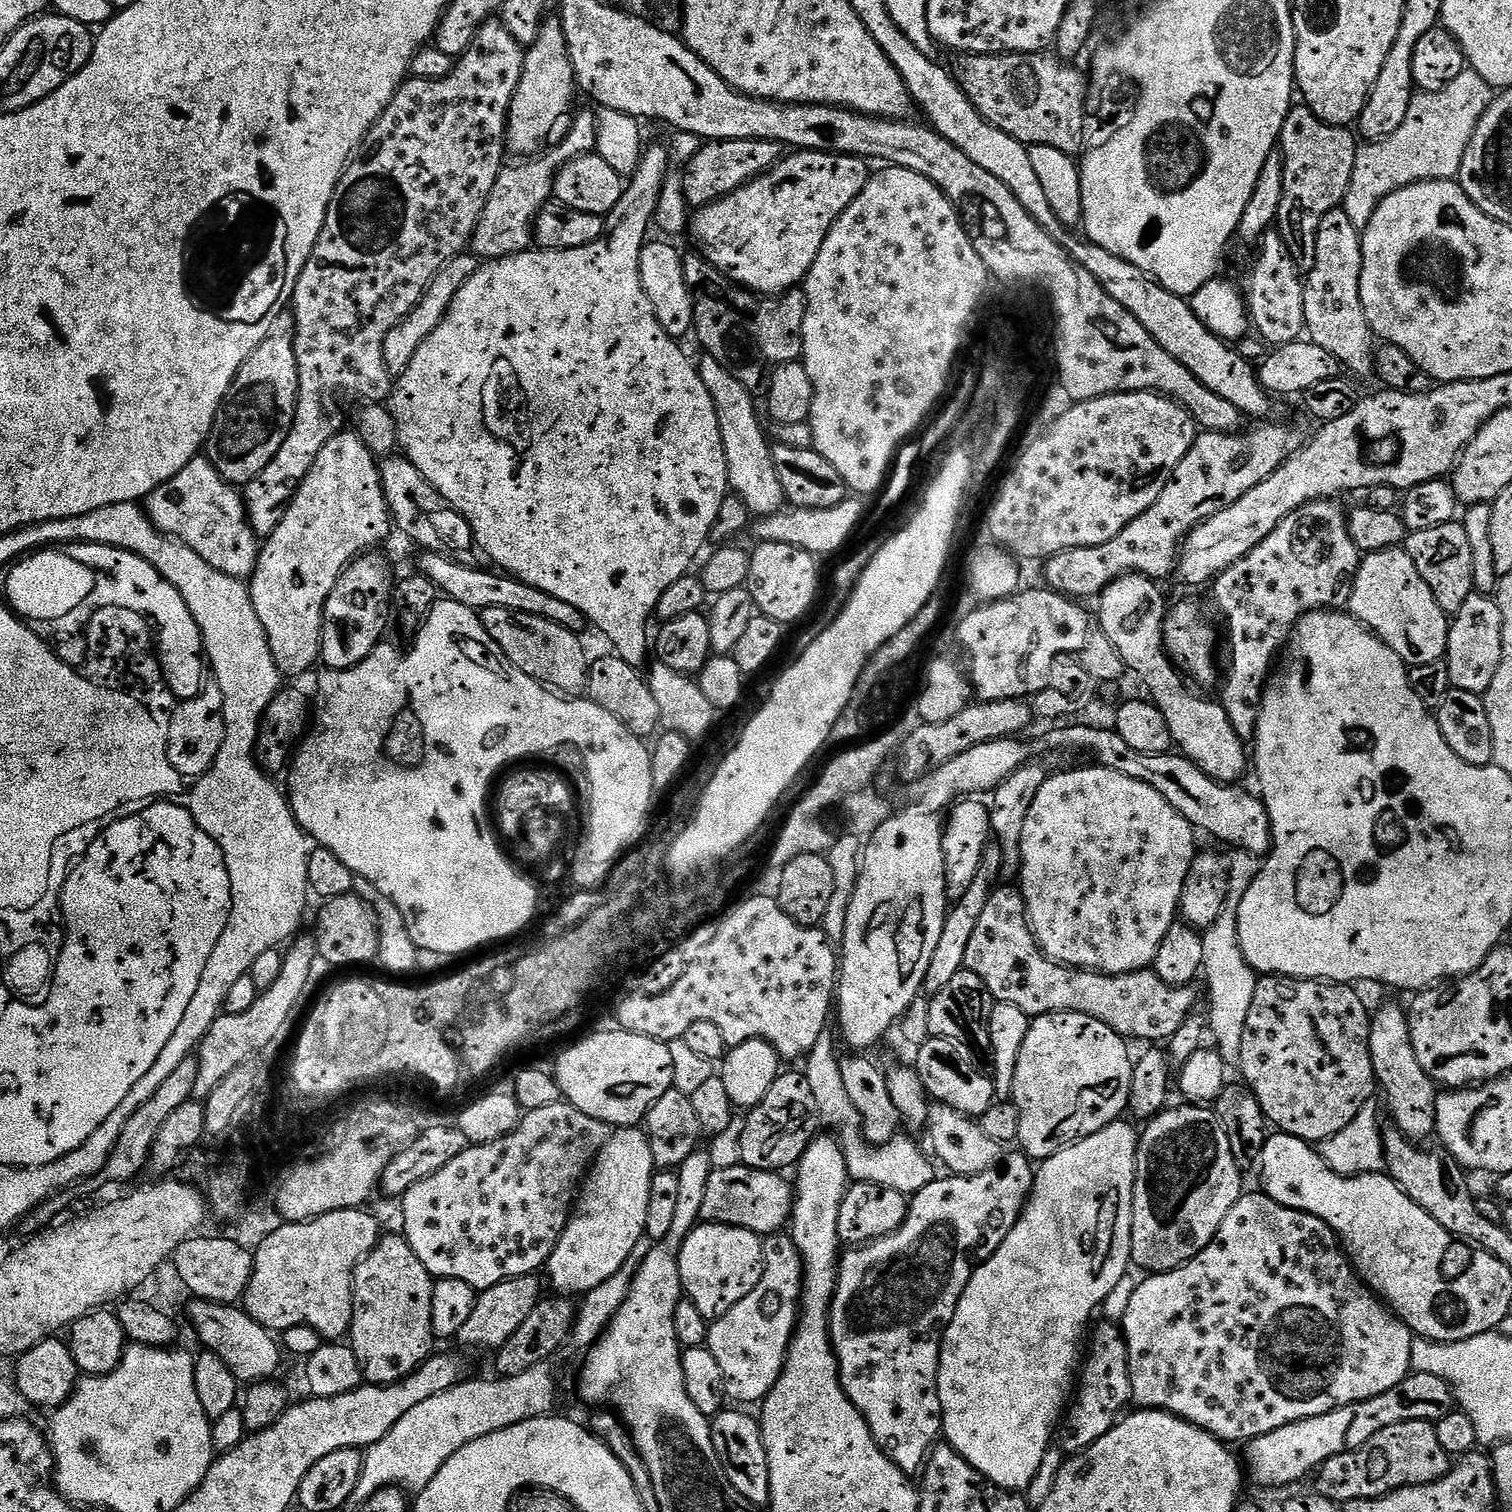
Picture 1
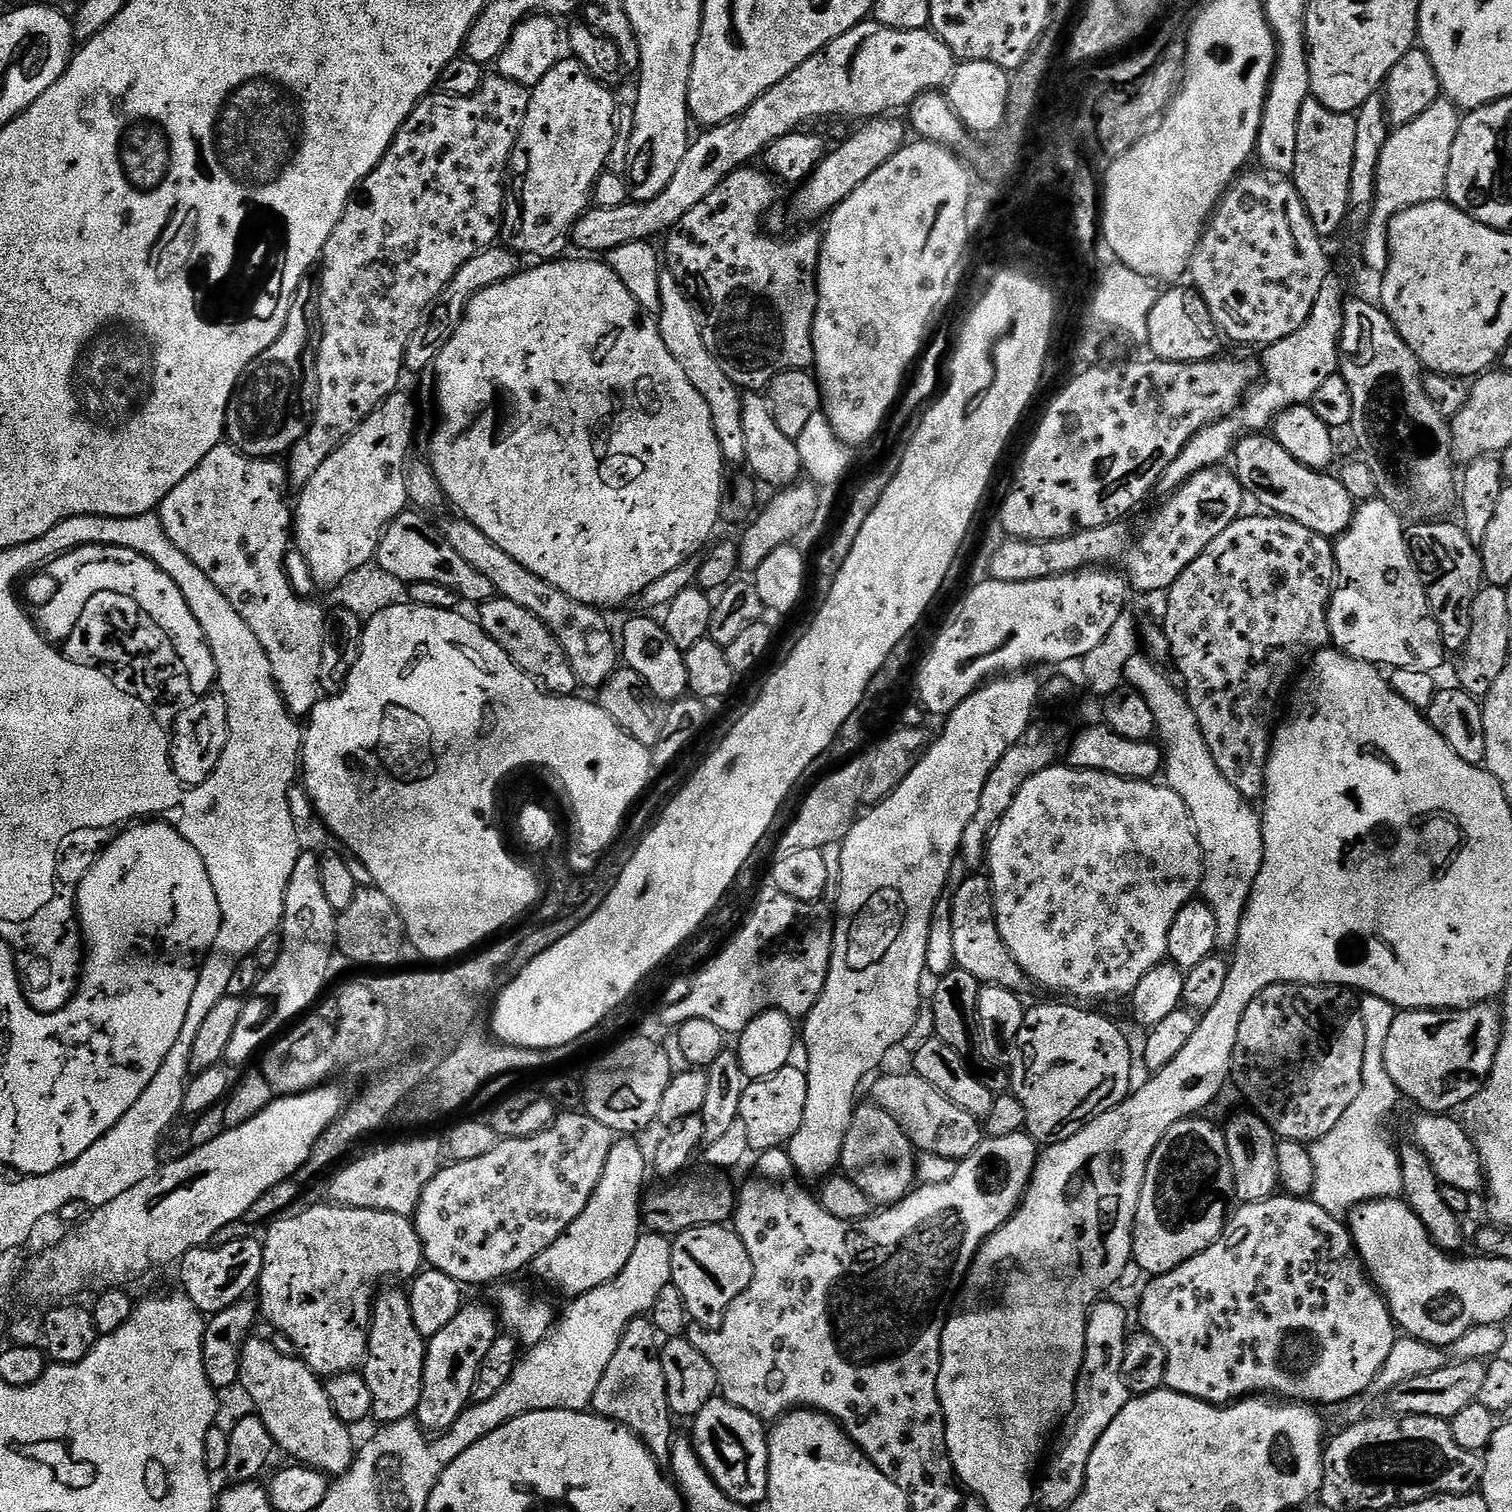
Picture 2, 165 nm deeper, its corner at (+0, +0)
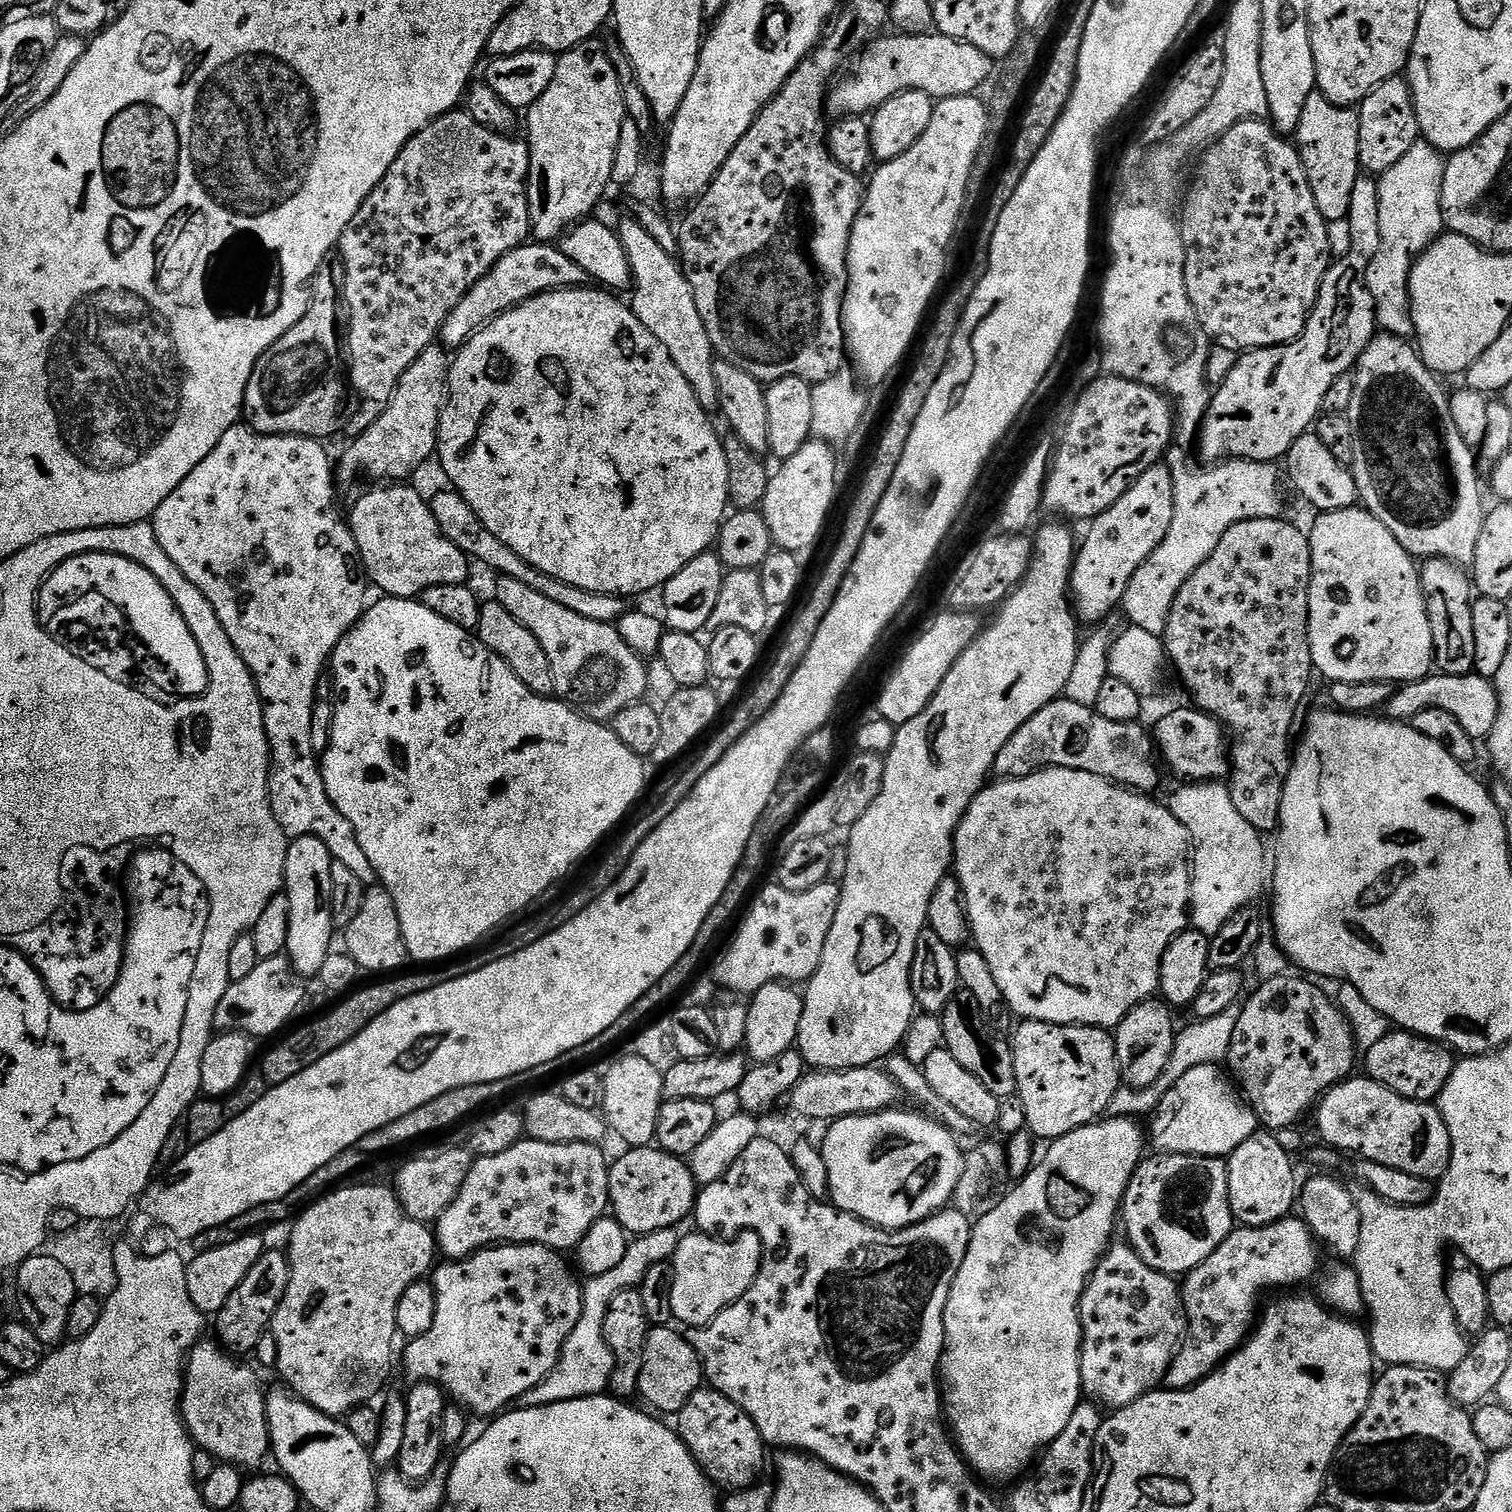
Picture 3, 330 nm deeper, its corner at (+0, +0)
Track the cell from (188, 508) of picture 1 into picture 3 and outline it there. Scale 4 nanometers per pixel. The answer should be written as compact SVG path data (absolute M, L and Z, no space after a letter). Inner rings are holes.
M238 422L230 430L226 430L218 446L214 446L214 450L210 450L210 454L206 454L206 458L202 458L202 462L198 462L194 470L190 470L190 474L180 483L178 490L174 490L174 494L170 494L170 498L166 498L162 506L158 506L156 513L150 517L150 522L154 526L154 534L158 542L162 542L162 550L166 550L166 555L170 557L170 562L174 562L174 566L178 566L178 570L182 570L182 574L186 574L186 578L190 578L190 582L194 582L194 586L198 586L198 590L206 594L210 606L214 606L214 614L218 614L218 622L222 622L226 634L230 634L230 642L234 642L234 650L238 650L242 662L246 662L254 678L260 701L264 704L264 725L268 735L268 745L272 751L272 765L268 767L268 797L278 826L282 826L284 835L289 838L313 836L321 840L326 850L330 850L332 859L342 862L342 866L351 870L357 876L358 882L362 882L368 888L377 883L374 866L370 866L370 858L366 858L362 846L358 846L354 826L350 826L350 822L342 818L334 802L330 802L320 773L320 760L312 753L310 746L310 722L316 689L321 687L320 675L323 672L325 675L332 658L332 651L336 648L332 645L332 640L328 640L328 632L332 632L332 628L328 628L328 592L332 592L332 588L360 588L360 583L366 579L364 563L360 560L360 551L354 534L342 512L340 516L339 510L336 509L337 481L334 479L334 460L328 457L328 452L324 447L321 441L311 440L308 436L263 436L261 432L255 432L254 429L248 427L247 423Z

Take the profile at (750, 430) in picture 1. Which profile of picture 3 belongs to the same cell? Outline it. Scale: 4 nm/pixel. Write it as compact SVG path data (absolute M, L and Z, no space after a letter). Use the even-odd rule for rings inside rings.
M626 218L618 224L618 231L626 258L630 258L630 307L633 314L646 330L650 330L650 334L654 334L654 338L658 338L658 342L662 342L662 346L666 346L666 354L674 358L674 366L682 370L682 378L690 382L701 406L709 414L715 413L720 406L718 382L714 378L717 357L712 351L710 334L706 334L702 314L698 314L698 302L694 302L694 290L690 290L683 267L675 255L666 253L633 218Z

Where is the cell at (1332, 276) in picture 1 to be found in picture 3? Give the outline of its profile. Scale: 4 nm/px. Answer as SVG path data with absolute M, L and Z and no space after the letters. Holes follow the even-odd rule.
M1381 331L1372 337L1372 341L1362 350L1360 361L1357 362L1354 375L1354 398L1350 398L1347 416L1350 418L1350 426L1354 426L1354 458L1350 465L1352 477L1356 483L1356 494L1359 503L1398 538L1398 542L1413 558L1435 558L1437 560L1453 560L1455 564L1461 566L1471 565L1474 558L1474 550L1478 550L1478 534L1482 534L1486 507L1484 508L1484 496L1480 493L1481 469L1478 467L1477 453L1468 445L1466 438L1458 434L1458 426L1454 426L1454 418L1450 415L1448 405L1449 393L1444 392L1444 388L1439 384L1437 373L1431 372L1420 357L1419 351L1409 341L1402 336L1393 336L1391 333Z

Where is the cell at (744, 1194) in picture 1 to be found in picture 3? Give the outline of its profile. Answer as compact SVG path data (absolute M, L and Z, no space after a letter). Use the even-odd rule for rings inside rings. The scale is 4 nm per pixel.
M632 1146L624 1151L628 1152L622 1153L617 1160L613 1159L608 1170L608 1203L610 1205L611 1215L624 1227L625 1232L631 1234L633 1237L645 1236L651 1232L657 1232L658 1230L666 1230L667 1228L674 1228L683 1225L683 1220L686 1219L687 1216L689 1219L689 1217L695 1213L696 1197L698 1195L698 1183L689 1165L685 1163L681 1157L672 1156L659 1146Z

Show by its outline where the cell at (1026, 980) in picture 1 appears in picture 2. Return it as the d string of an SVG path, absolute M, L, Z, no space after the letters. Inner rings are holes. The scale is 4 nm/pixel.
M972 874L969 880L964 880L956 888L956 893L950 896L952 913L954 914L954 958L956 967L966 970L966 974L974 974L981 985L994 988L1005 988L1011 992L1023 993L1024 987L1029 987L1030 981L1014 962L1006 942L998 934L996 915L992 905L992 886L987 875Z

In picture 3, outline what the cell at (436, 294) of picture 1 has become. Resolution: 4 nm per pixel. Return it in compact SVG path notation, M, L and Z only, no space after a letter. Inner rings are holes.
M526 242L522 247L510 250L510 254L506 254L494 264L490 274L478 278L478 282L474 282L474 286L466 290L462 302L458 302L454 310L450 310L450 318L442 322L439 343L445 349L459 350L471 336L478 334L490 321L497 320L501 314L509 312L511 308L516 308L522 302L541 296L544 292L555 292L557 288L579 288L588 283L588 275L584 273L582 266L570 262L570 258L566 258L563 247L552 242Z

